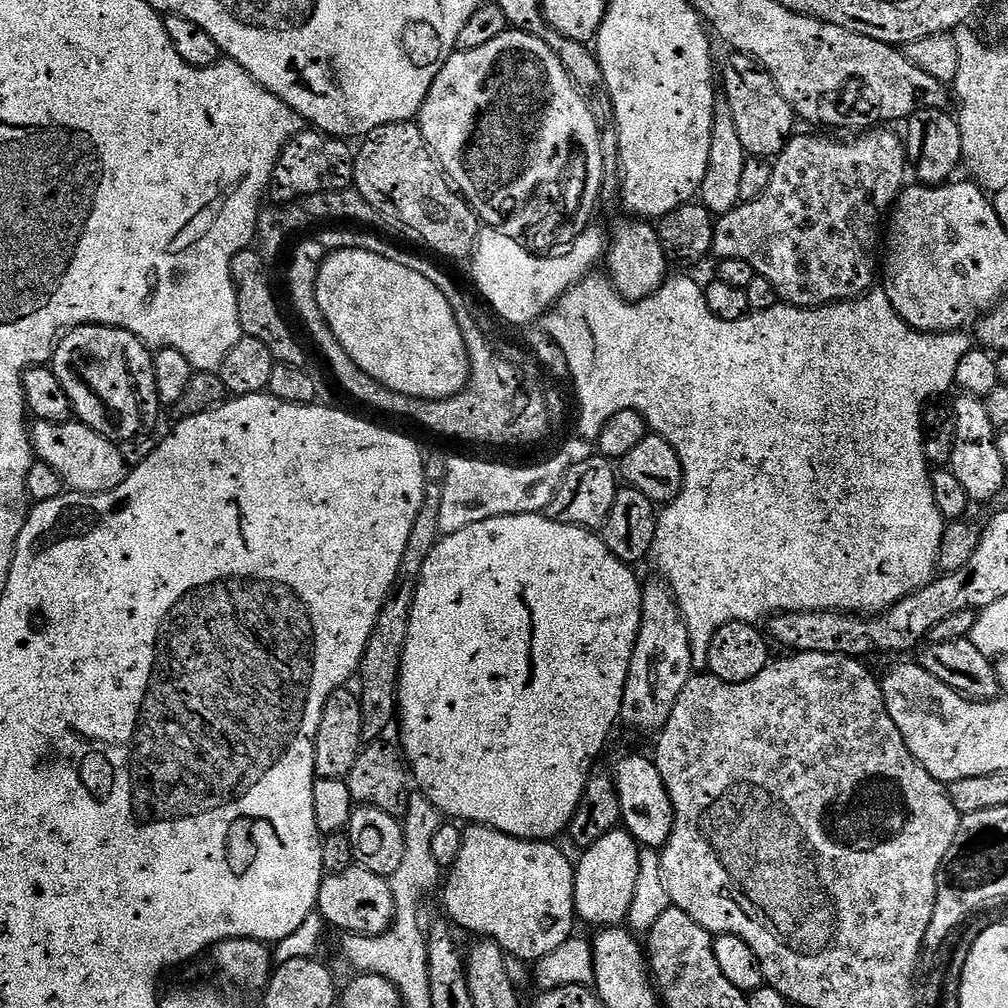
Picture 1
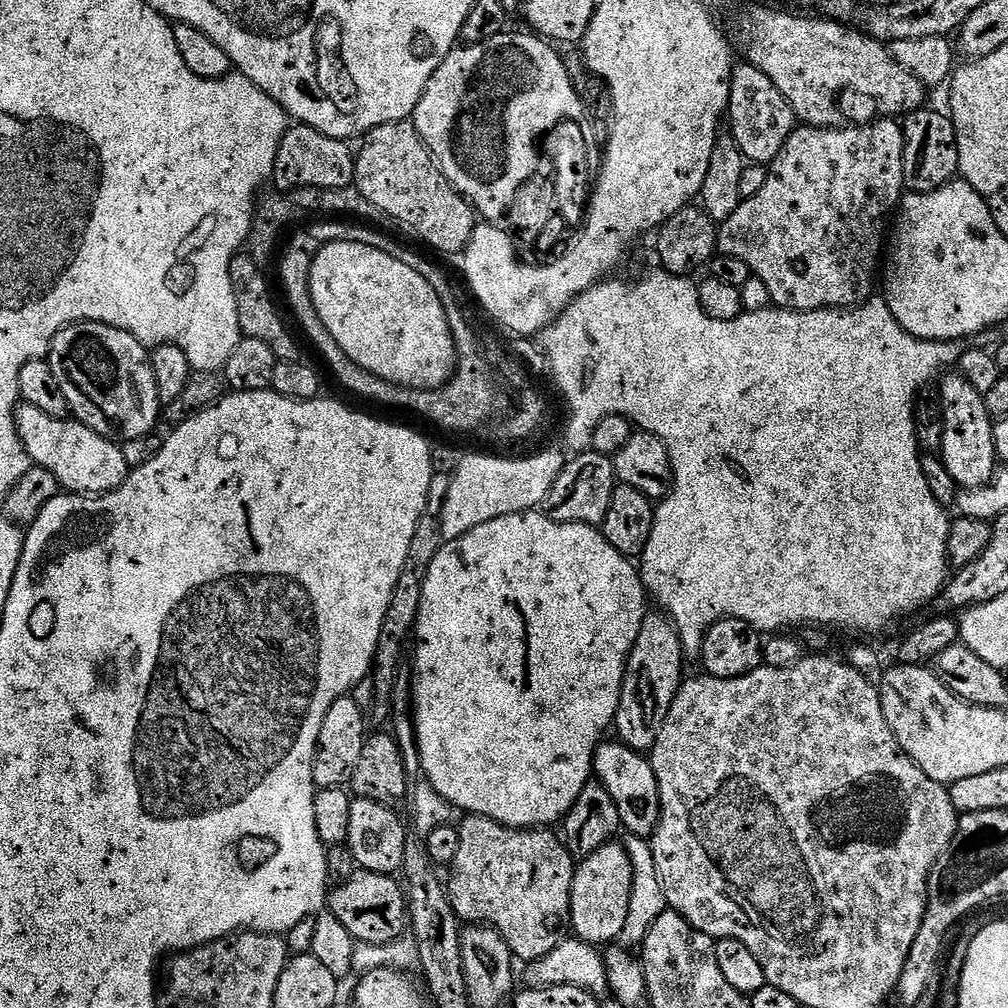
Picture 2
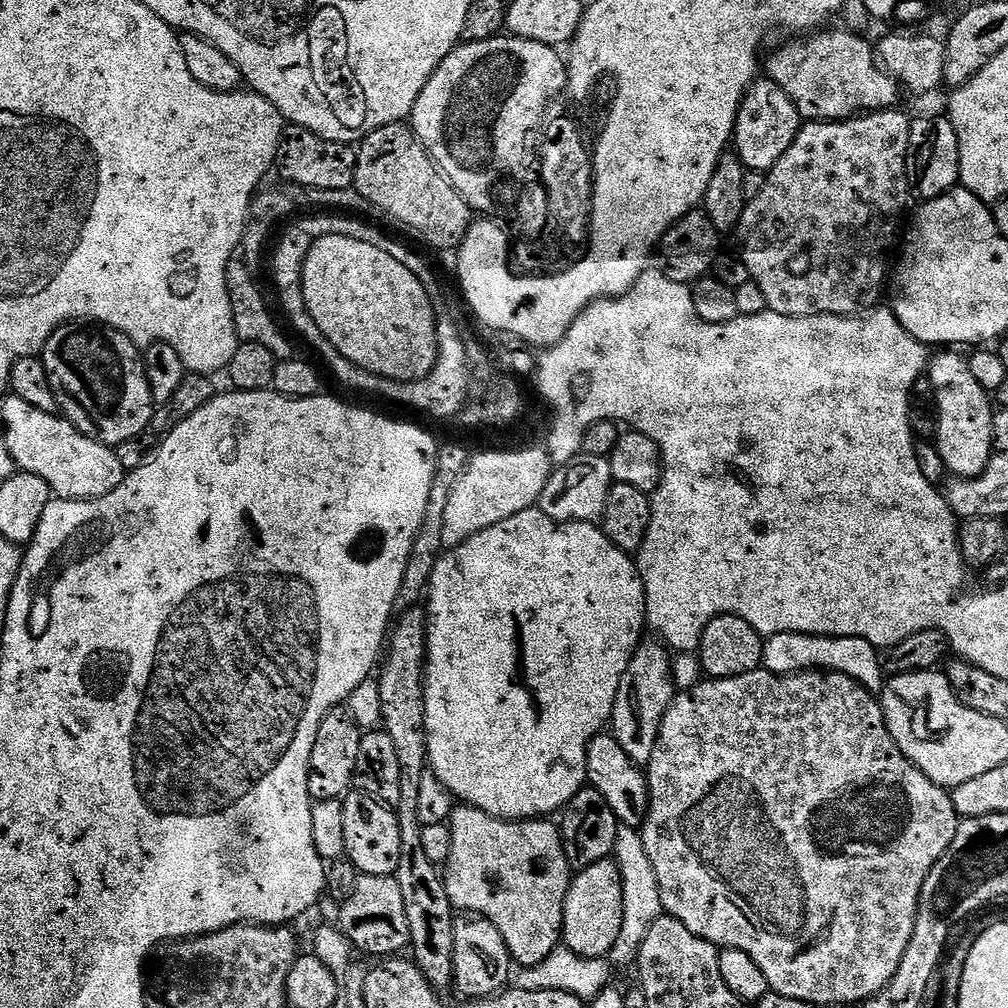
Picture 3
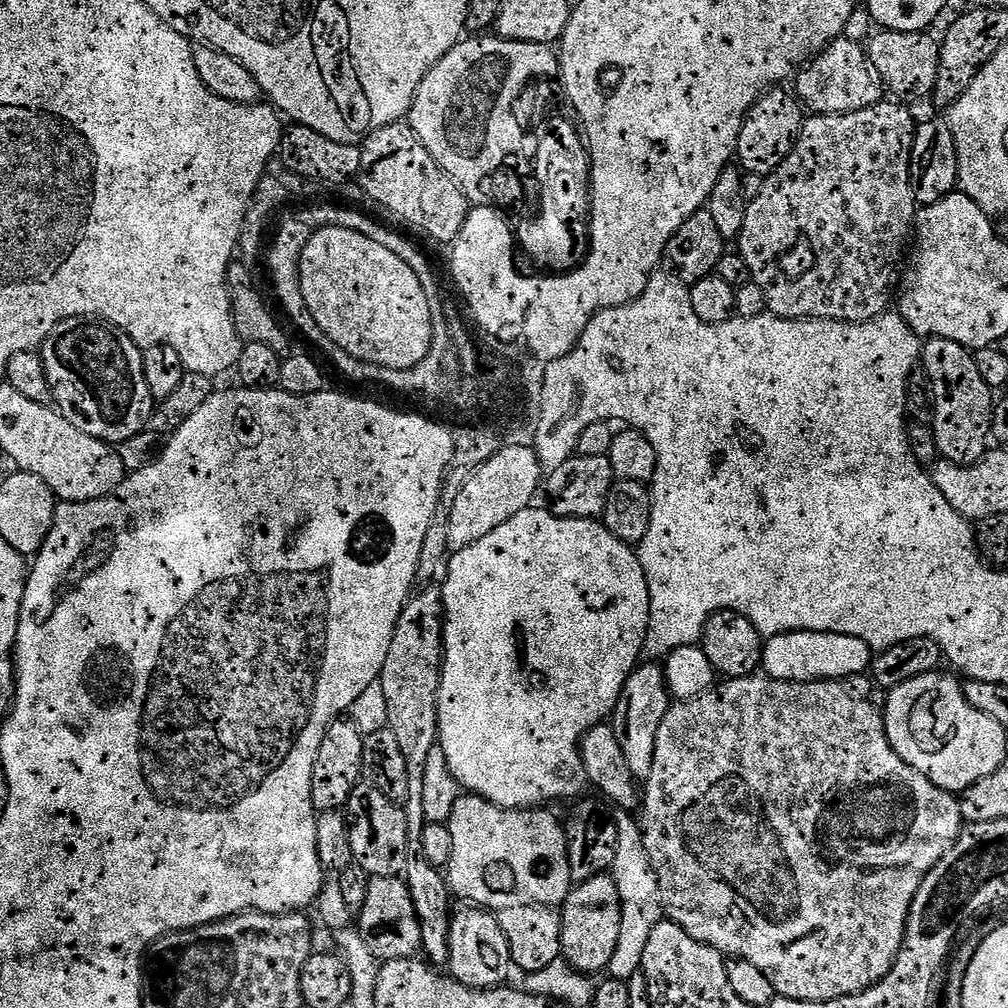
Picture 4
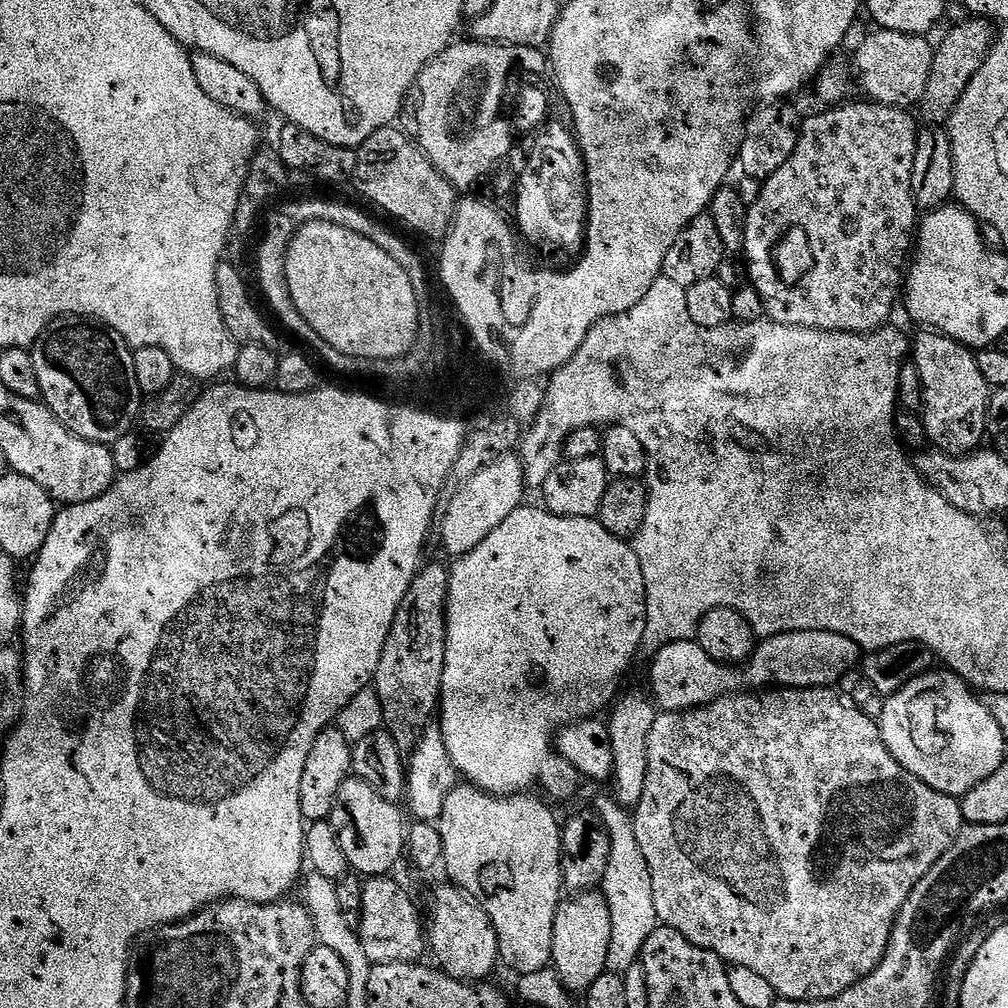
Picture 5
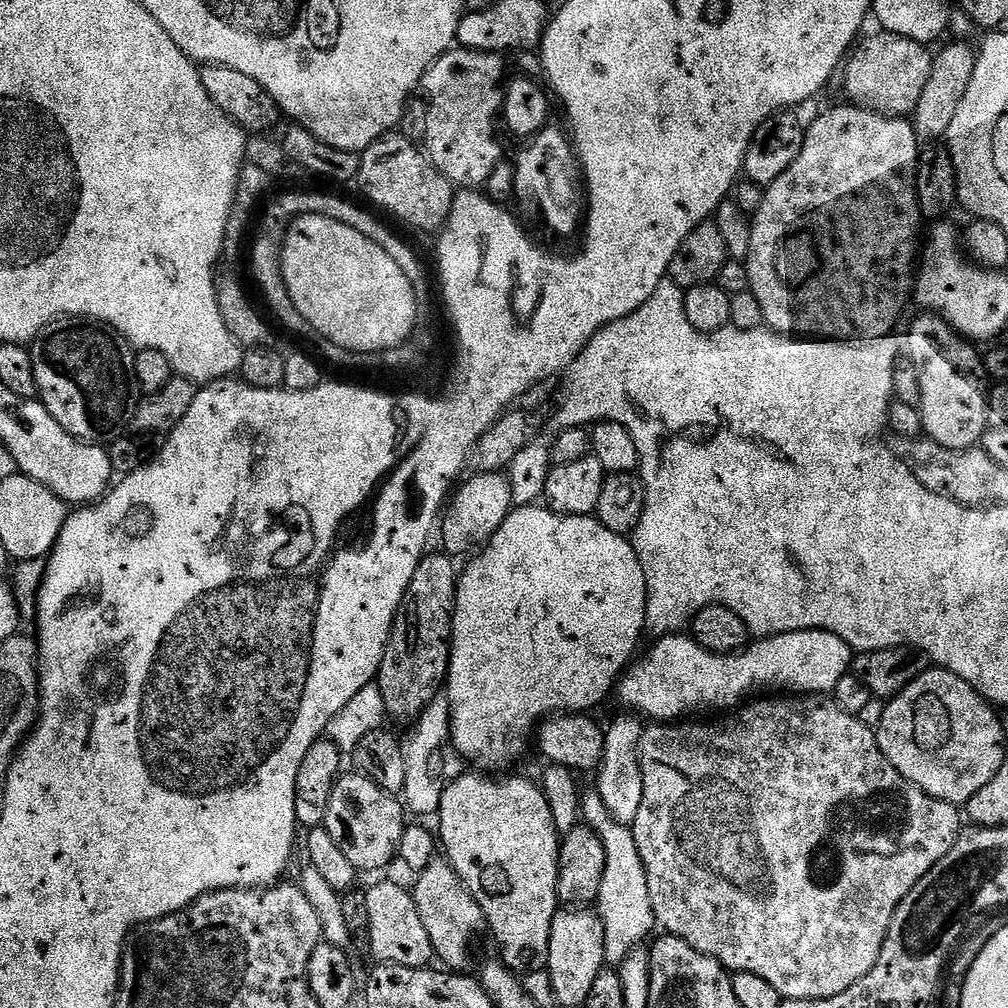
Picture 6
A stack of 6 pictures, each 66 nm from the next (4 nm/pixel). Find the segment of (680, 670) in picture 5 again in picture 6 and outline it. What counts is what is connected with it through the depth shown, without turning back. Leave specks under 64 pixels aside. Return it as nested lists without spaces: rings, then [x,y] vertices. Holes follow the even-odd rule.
[[[820,628],[766,636],[749,643],[747,648],[735,654],[706,650],[688,634],[662,636],[655,643],[648,652],[648,660],[637,659],[636,668],[635,664],[629,667],[618,684],[621,702],[628,708],[637,708],[641,717],[649,716],[652,722],[680,722],[695,717],[692,716],[695,712],[727,713],[761,694],[832,694],[828,692],[834,691],[843,682],[844,675],[854,664],[854,653],[848,643]]]

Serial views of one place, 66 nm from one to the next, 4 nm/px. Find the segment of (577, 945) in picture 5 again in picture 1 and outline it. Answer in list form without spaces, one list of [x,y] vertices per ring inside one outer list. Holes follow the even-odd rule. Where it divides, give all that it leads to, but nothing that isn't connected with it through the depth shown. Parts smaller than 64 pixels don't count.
[[[613,830],[598,838],[594,846],[579,853],[580,864],[575,865],[576,885],[574,902],[576,915],[581,921],[593,924],[593,929],[603,930],[620,926],[627,921],[639,876],[641,845],[626,830]]]

